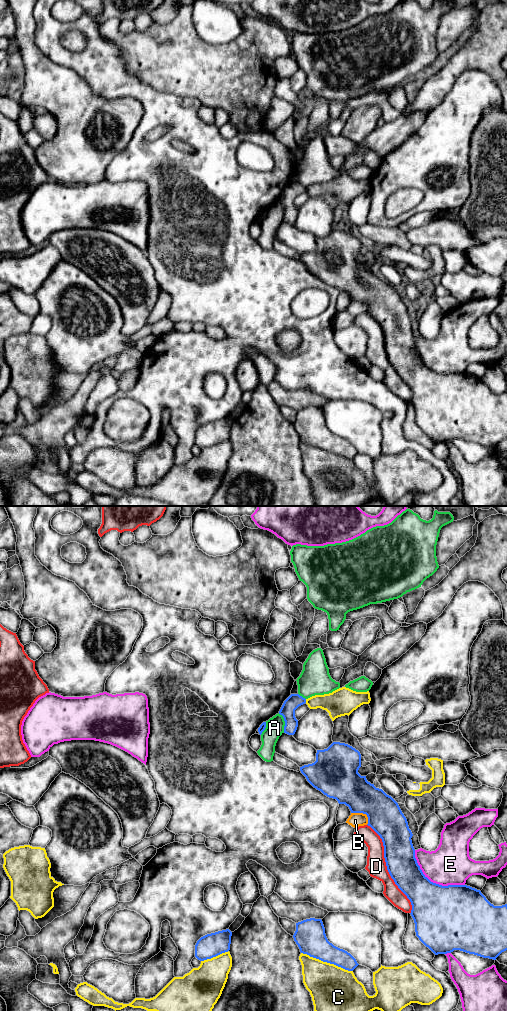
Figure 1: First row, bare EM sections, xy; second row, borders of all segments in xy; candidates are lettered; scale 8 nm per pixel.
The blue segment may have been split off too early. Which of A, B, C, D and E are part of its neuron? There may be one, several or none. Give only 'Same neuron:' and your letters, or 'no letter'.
Same neuron: no letter

